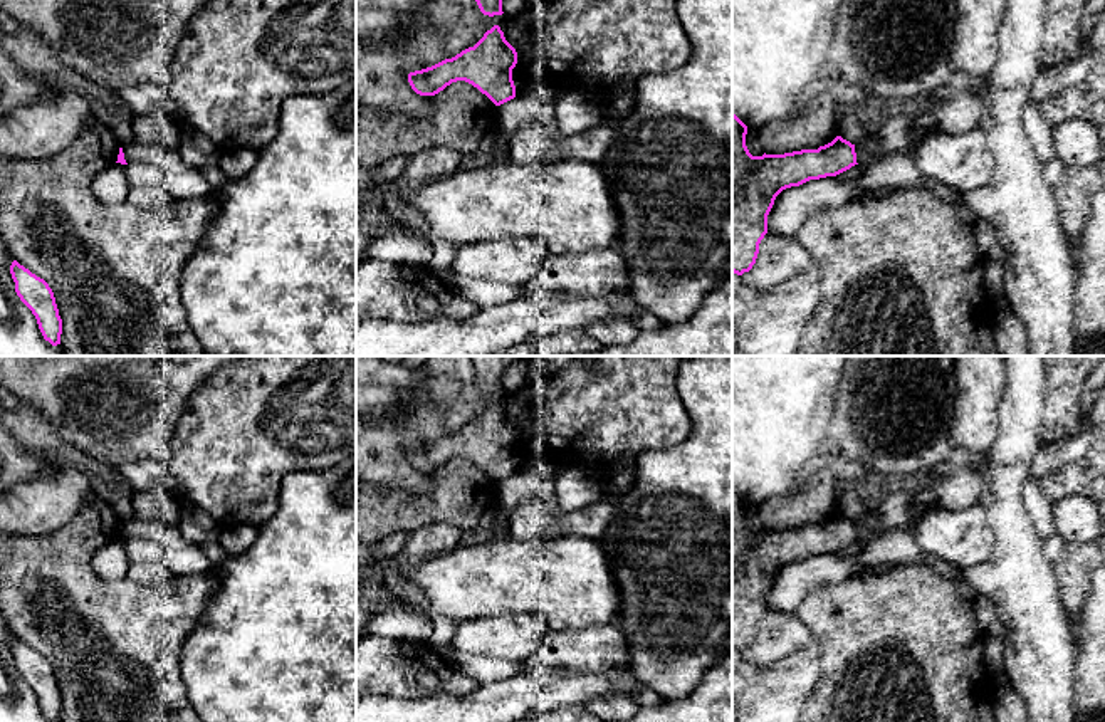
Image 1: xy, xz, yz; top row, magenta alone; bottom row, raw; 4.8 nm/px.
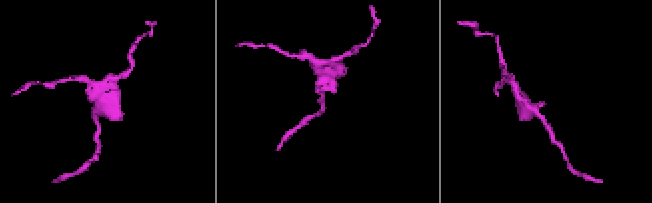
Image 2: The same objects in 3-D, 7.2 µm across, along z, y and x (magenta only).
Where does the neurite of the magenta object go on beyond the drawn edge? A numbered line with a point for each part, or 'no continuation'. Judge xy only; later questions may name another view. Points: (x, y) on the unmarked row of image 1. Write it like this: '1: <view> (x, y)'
no continuation

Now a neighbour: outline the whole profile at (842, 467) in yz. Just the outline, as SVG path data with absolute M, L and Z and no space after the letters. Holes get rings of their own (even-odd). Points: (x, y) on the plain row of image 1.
M816 453L801 468L793 490L801 489L816 472L823 468L830 468L836 479L855 480L856 484L873 477L873 473L860 462L853 462L843 455Z

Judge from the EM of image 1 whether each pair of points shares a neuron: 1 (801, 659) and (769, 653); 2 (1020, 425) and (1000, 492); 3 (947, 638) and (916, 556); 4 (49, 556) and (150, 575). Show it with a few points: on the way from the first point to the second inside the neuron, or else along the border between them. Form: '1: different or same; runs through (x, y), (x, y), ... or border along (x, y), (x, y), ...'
1: different; border along (811, 637), (769, 665), (749, 664)
2: same; runs through (1018, 442), (1006, 476)
3: different; border along (894, 565), (927, 565), (953, 581)
4: different; border along (126, 576), (136, 581), (165, 580)

